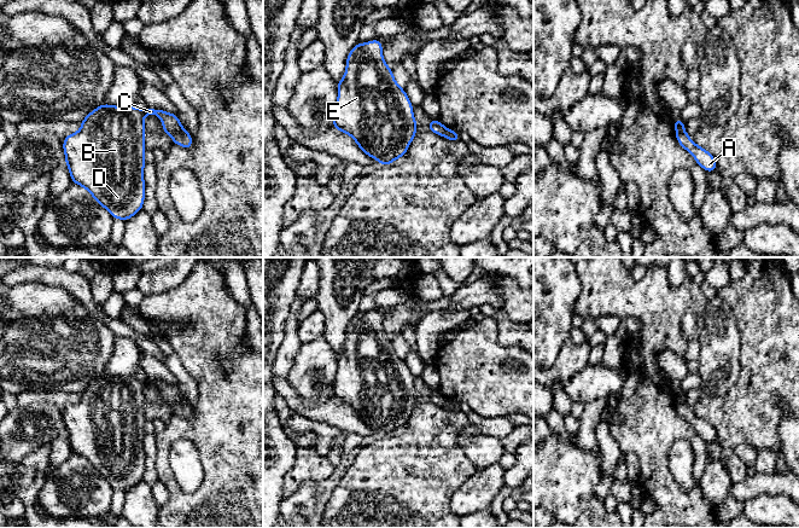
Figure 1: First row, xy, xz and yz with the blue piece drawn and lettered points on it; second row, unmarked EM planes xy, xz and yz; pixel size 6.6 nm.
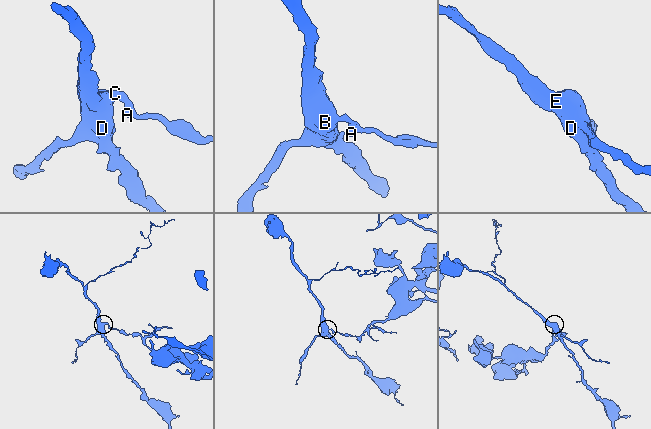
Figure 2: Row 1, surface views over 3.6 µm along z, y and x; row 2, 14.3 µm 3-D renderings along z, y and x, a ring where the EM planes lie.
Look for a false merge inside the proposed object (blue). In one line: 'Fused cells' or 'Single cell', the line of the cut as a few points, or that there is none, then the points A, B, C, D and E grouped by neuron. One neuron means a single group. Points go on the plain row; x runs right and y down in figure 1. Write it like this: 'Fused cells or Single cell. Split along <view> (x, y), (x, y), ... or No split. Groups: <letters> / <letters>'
Fused cells. Split along xy (182, 399), (171, 406). Groups: A / B C D E

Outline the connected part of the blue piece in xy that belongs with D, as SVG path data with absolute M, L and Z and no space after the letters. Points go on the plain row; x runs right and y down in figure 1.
M103 375L89 383L81 393L81 400L63 411L65 434L72 454L84 458L111 487L129 491L142 481L145 471L145 394L146 385L157 385L162 390L163 402L173 406L182 400L177 385L161 379L138 379Z

